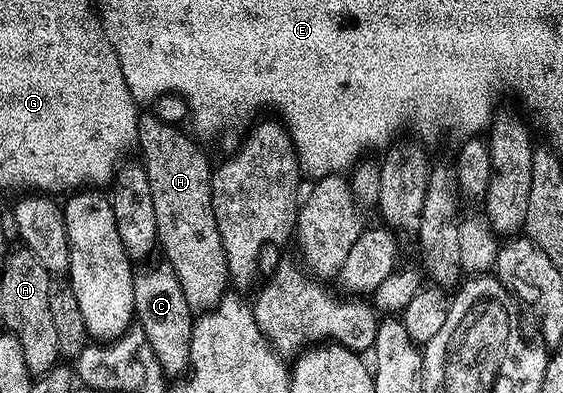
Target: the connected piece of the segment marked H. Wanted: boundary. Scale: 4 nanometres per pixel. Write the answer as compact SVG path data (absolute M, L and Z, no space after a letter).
M144 113L139 119L137 150L143 153L141 161L149 176L149 193L153 196L153 216L157 220L158 249L161 254L163 250L162 257L173 268L191 311L202 312L213 309L228 293L229 268L225 248L221 244L221 232L217 232L217 220L213 216L211 203L213 162L207 159L206 152L198 146L200 143L190 133L188 134L155 114Z

